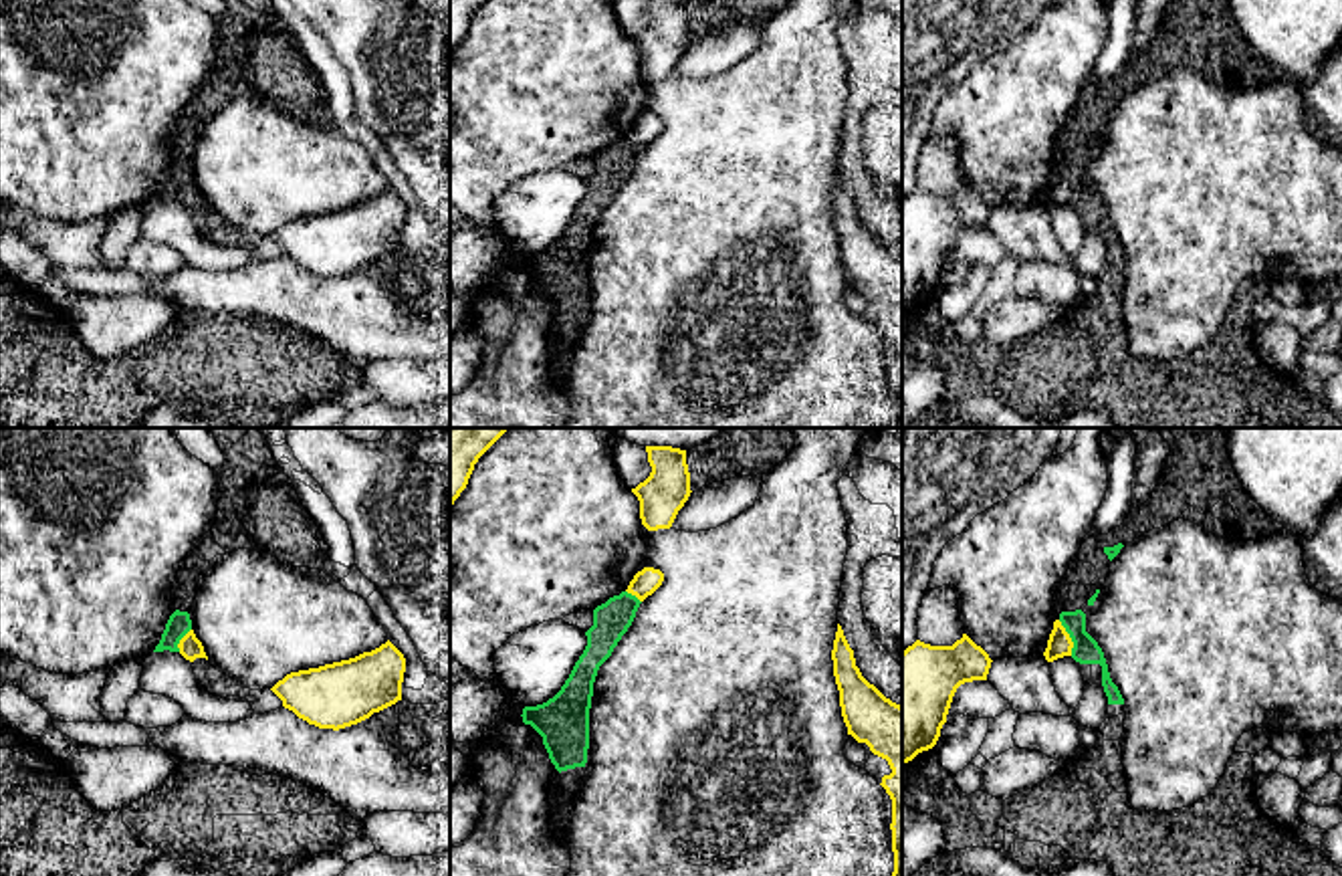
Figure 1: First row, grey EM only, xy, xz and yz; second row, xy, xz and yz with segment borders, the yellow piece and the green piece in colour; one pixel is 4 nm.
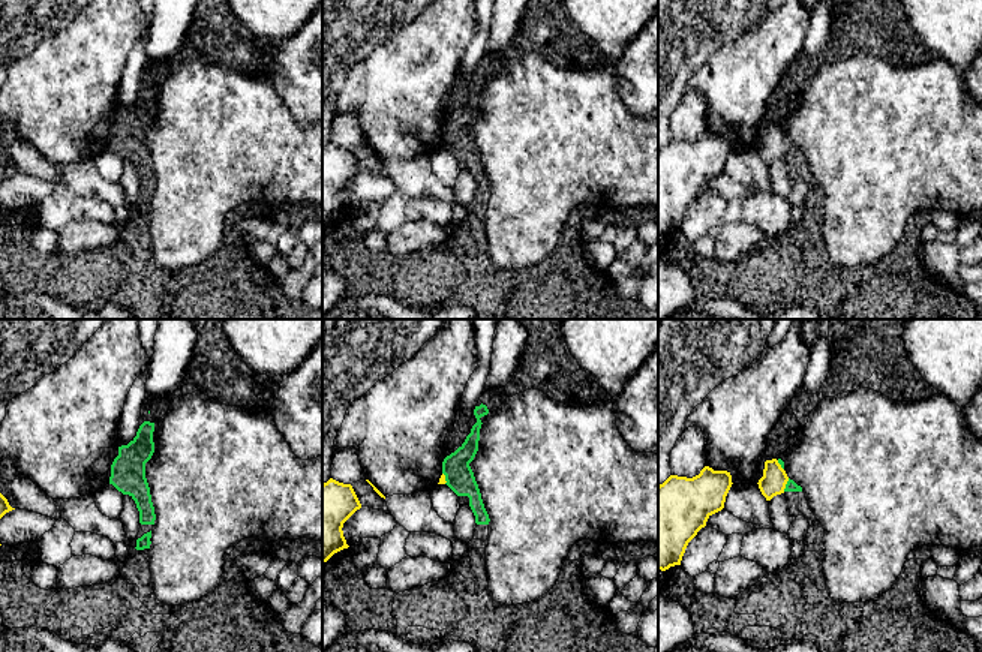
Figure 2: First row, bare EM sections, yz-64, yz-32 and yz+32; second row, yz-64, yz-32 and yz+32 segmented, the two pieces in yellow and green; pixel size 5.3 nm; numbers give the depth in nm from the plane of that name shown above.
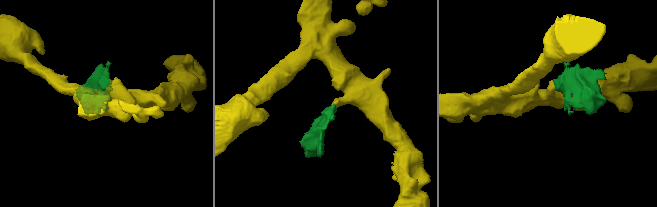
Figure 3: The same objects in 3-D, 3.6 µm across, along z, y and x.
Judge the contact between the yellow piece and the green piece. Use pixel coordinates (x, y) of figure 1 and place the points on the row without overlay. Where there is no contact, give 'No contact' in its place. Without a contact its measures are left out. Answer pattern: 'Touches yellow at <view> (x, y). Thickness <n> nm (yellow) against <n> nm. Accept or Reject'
Touches yellow at yz (1070, 186). Thickness 100 nm (yellow) against 110 nm. Accept

